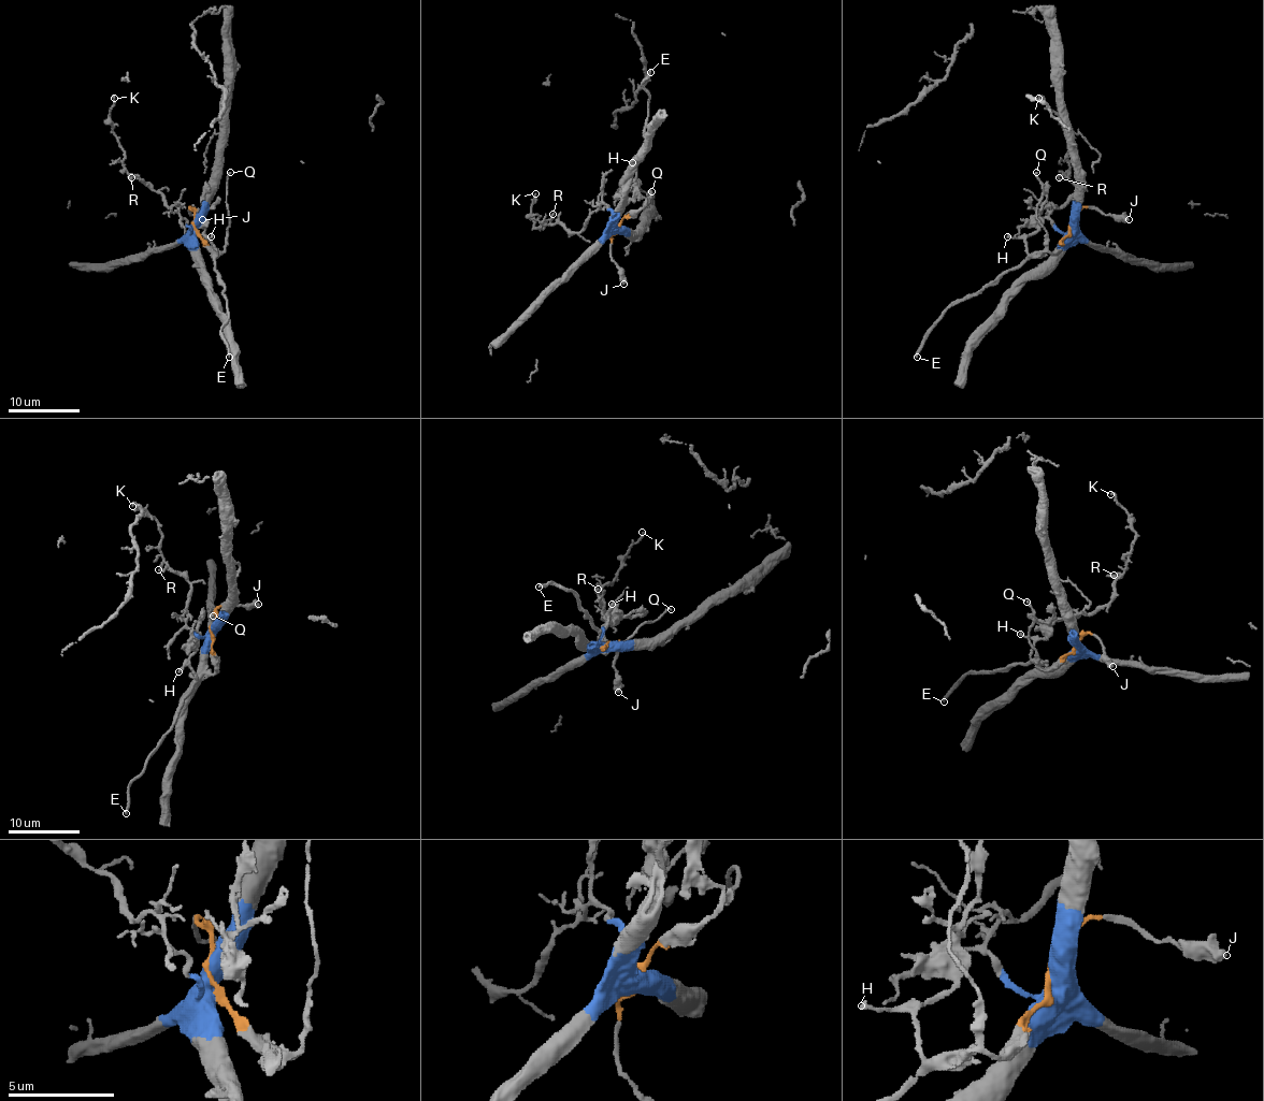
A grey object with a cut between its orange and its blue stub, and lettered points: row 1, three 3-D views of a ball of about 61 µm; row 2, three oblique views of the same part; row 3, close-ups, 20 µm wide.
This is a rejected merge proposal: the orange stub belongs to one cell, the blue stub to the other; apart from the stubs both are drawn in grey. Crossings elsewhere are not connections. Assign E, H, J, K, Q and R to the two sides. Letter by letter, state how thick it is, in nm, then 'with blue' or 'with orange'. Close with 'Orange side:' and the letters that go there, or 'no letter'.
E: 200 nm thick; with orange
H: 160 nm thick; with orange
J: 380 nm thick; with orange
K: 150 nm thick; with blue
Q: 130 nm thick; with orange
R: 130 nm thick; with blue
Orange side: E, H, J, Q

